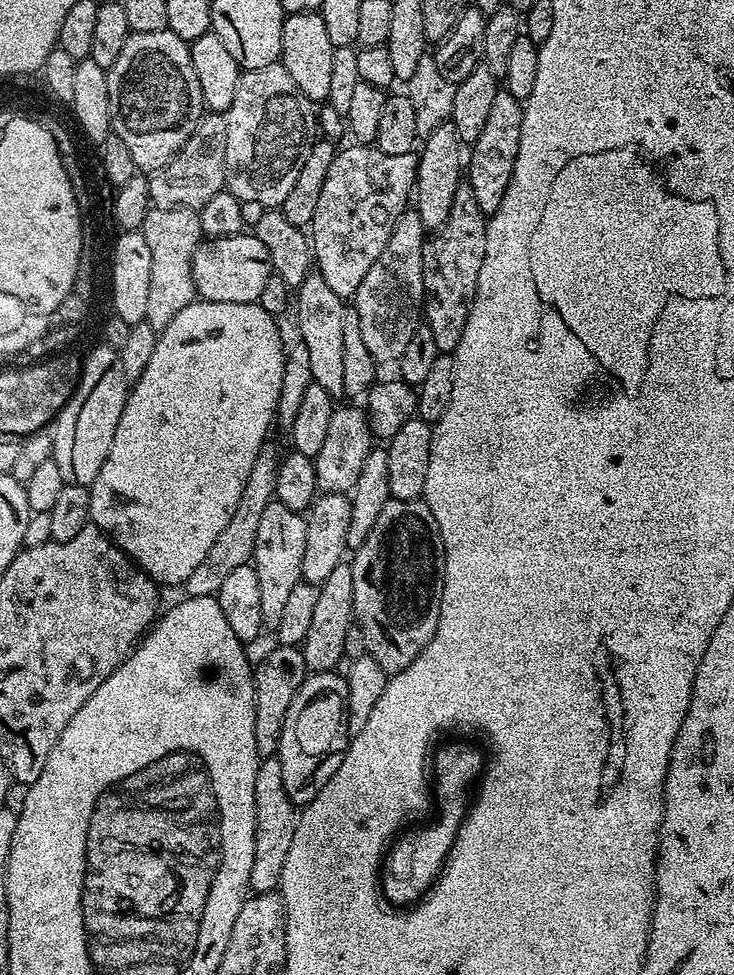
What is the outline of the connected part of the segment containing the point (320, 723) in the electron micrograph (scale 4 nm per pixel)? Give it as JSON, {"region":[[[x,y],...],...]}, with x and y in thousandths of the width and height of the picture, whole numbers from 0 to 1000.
{"region":[[[401,716],[395,720],[395,728],[390,728],[390,741],[384,745],[380,777],[384,782],[384,803],[394,814],[420,812],[429,814],[455,798],[455,790],[466,786],[469,770],[474,768],[477,756],[474,754],[474,730],[466,730],[466,716]]]}

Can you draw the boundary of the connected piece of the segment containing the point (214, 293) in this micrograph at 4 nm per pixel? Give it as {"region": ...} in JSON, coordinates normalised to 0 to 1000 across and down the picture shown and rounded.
{"region":[[[347,240],[292,242],[279,245],[267,254],[262,266],[262,284],[267,303],[271,307],[286,310],[350,311],[365,291],[365,283],[371,282],[368,261],[362,261],[362,252],[351,248]]]}

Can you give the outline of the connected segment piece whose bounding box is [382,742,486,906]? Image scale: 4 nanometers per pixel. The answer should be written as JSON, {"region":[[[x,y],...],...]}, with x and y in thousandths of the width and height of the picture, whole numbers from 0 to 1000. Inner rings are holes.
{"region":[[[643,761],[610,762],[606,762],[591,775],[594,842],[580,846],[579,849],[567,849],[563,853],[552,852],[533,867],[520,887],[520,917],[535,929],[560,929],[578,922],[589,906],[605,890],[605,883],[609,882],[610,874],[616,871],[627,845],[638,835],[640,813],[650,801],[655,799],[657,789],[662,784],[655,768]],[[638,811],[640,811],[639,816]]]}

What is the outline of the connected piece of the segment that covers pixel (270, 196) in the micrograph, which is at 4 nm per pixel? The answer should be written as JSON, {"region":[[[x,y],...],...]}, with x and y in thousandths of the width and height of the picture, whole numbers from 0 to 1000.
{"region":[[[377,64],[368,68],[357,68],[351,72],[328,73],[324,80],[324,92],[319,92],[319,105],[311,110],[308,116],[308,193],[316,197],[328,206],[350,206],[364,215],[376,215],[383,212],[390,203],[390,199],[395,199],[395,195],[401,192],[401,187],[406,187],[406,178],[411,175],[411,166],[417,166],[417,162],[422,158],[425,149],[433,139],[433,115],[428,110],[426,104],[417,101],[417,96],[411,96],[411,92],[406,92],[406,88],[401,88],[401,80],[395,80],[395,76],[390,76],[386,65]]]}

